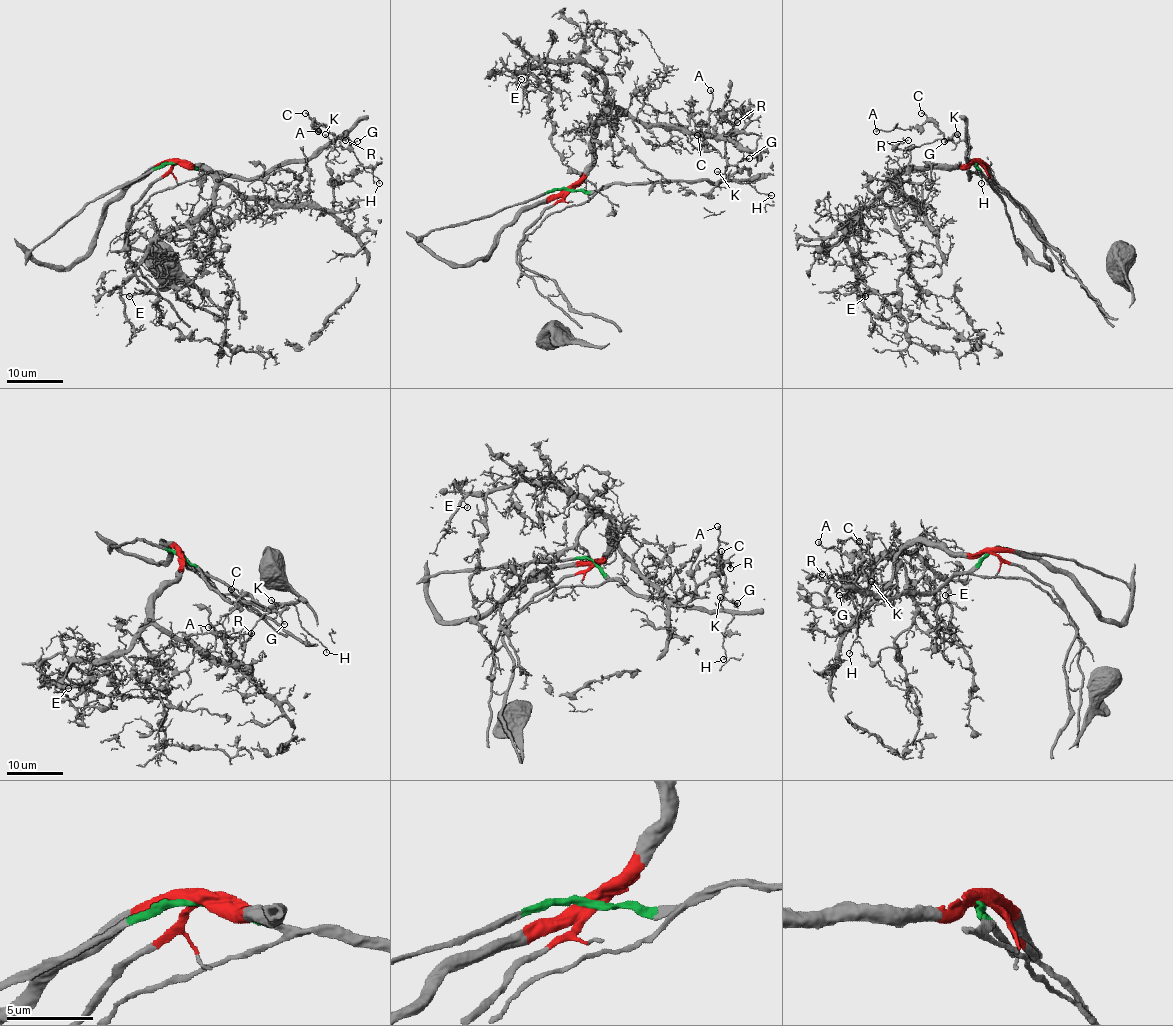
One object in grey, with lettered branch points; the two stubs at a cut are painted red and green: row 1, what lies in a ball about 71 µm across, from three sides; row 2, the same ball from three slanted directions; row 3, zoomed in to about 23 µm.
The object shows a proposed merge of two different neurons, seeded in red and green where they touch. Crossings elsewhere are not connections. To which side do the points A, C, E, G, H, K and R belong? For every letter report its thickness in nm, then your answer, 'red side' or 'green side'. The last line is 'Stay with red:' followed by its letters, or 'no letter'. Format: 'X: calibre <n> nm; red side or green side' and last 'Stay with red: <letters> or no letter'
A: calibre 190 nm; green side
C: calibre 140 nm; green side
E: calibre 90 nm; red side
G: calibre 110 nm; green side
H: calibre 110 nm; green side
K: calibre 140 nm; green side
R: calibre 130 nm; green side
Stay with red: E

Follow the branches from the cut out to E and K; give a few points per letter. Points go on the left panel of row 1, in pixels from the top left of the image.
E: (175, 162), (204, 169), (214, 179), (213, 204), (152, 244), (121, 288), (129, 296)
K: (175, 163), (187, 163), (220, 175), (262, 178), (284, 165), (308, 162), (333, 139), (325, 134)

